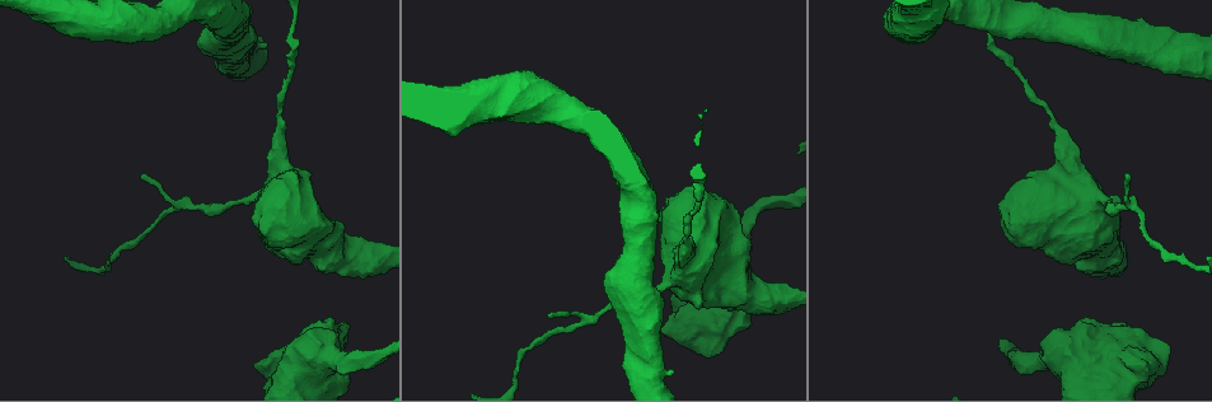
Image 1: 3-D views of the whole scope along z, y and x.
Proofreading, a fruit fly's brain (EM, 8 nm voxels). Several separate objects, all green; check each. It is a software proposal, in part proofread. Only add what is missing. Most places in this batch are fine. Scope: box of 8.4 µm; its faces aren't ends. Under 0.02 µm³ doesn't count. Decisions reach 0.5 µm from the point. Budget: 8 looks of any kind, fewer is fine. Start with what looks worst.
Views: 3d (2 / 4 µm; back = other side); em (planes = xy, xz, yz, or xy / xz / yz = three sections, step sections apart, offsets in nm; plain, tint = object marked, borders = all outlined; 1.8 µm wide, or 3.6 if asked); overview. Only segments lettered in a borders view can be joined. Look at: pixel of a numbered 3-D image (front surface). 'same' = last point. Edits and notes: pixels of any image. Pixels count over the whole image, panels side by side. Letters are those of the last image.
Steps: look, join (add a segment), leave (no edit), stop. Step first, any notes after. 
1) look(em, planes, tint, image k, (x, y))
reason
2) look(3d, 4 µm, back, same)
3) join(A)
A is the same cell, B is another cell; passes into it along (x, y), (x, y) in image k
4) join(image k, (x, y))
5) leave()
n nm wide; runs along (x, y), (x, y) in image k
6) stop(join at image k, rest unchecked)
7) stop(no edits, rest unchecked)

look(em, xy, step 8, tint, image 1, (292, 29))
narrows sharply

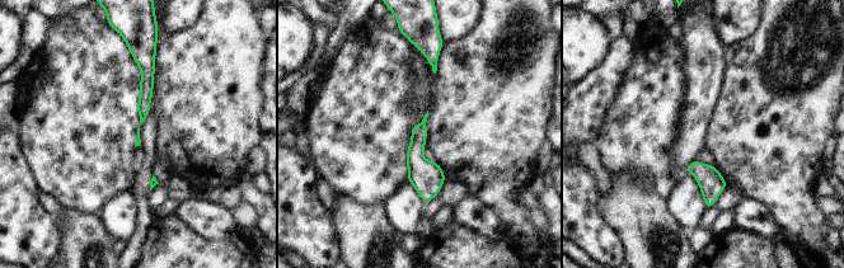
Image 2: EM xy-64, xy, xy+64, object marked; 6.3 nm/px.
look(em, planes, borders, same)

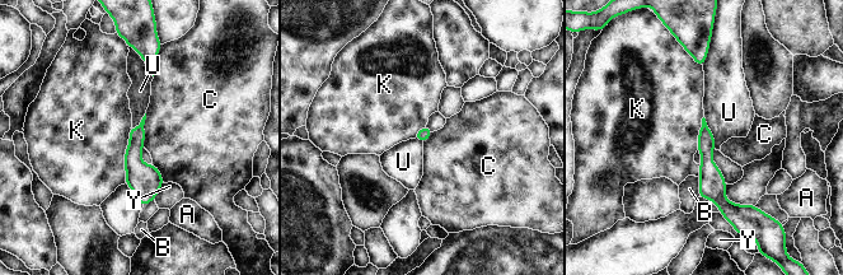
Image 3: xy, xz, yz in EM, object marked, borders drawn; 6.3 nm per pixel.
leave()
A, B, C, K, U and Y are other cells; no lettered segment goes on from it

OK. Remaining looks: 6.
look(em, planes, borders, image 1, (142, 174))

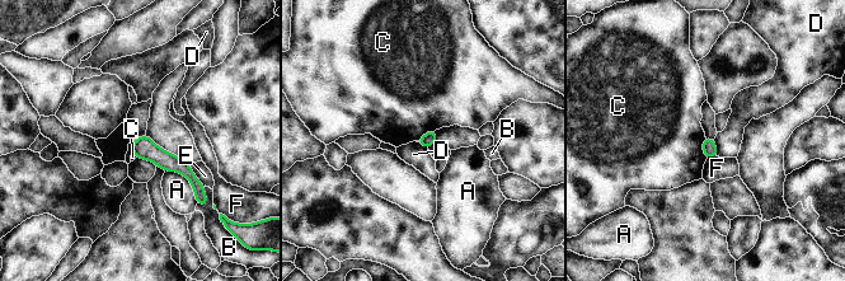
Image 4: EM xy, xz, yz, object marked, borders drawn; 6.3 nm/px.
leave()
A, B, C, D, E and F are other cells; runs along (135, 144), (179, 165), (197, 188) in image 4; none of them fits

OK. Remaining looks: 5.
look(3d, 4 µm, image 1, (1083, 226))
abrupt turn

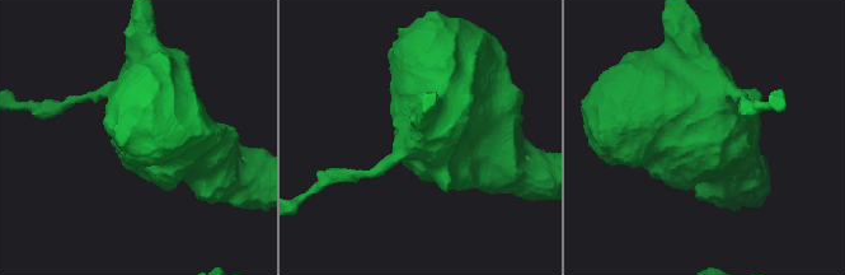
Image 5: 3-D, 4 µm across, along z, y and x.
look(em, 3.6 µm, xz, step 8, borders, image 5, (709, 133))
need the tissue

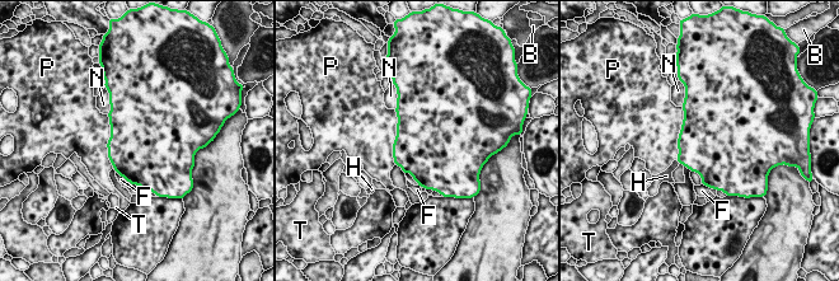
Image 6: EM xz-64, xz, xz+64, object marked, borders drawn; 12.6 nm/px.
leave()
B, F, H, N, P and T are other cells; border along (395, 109), (394, 164) in image 6; none of them fits

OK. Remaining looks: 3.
stop(no edits, rest unchecked)

